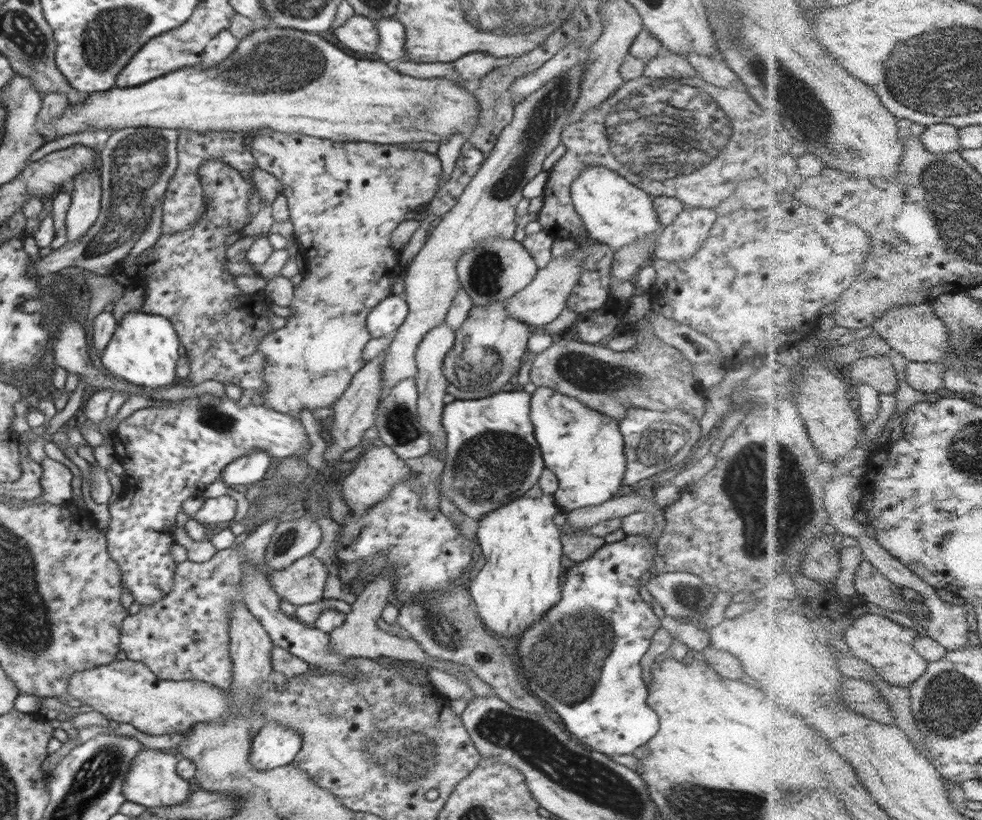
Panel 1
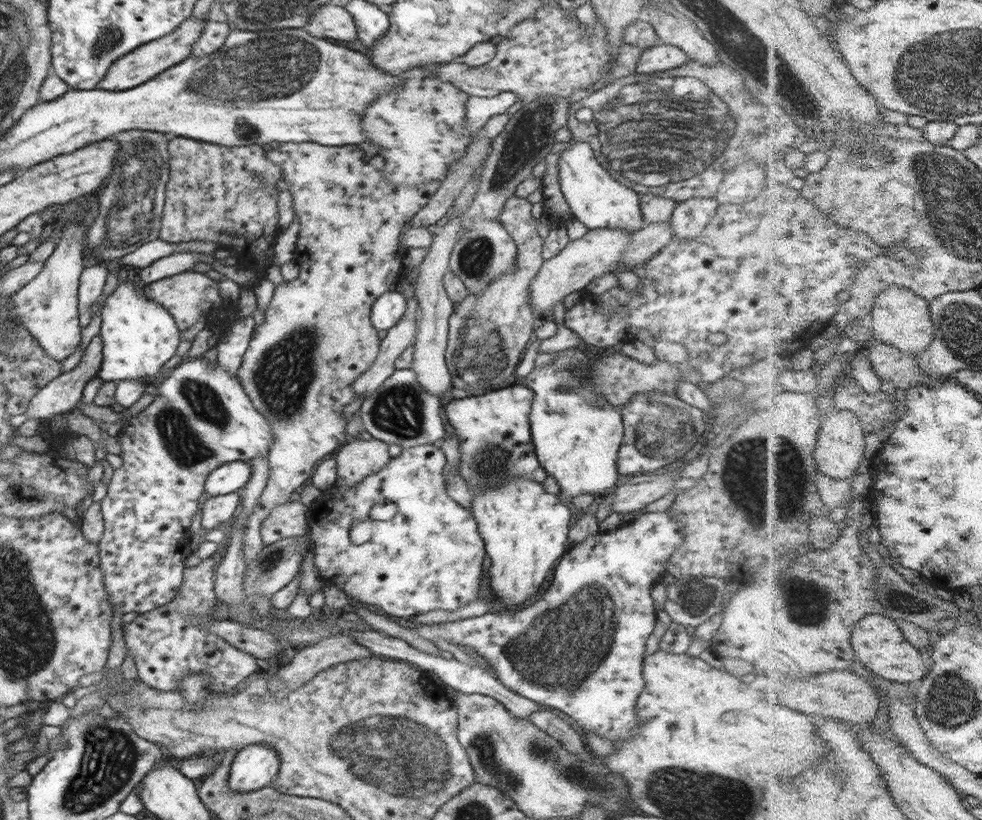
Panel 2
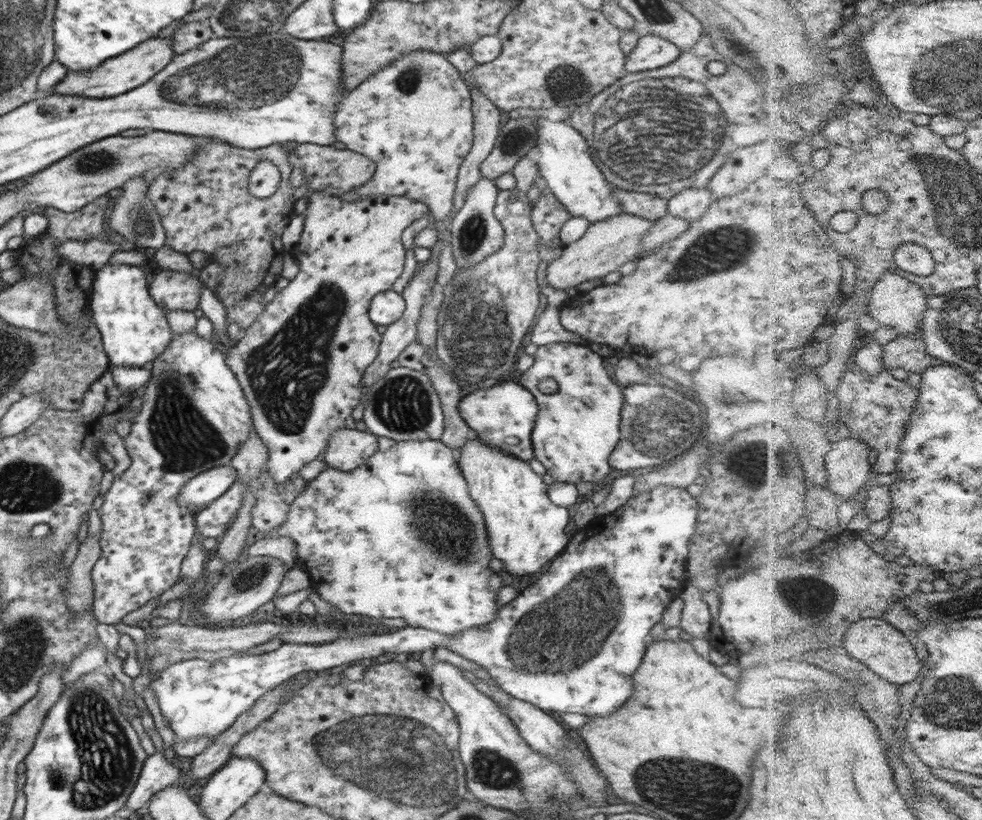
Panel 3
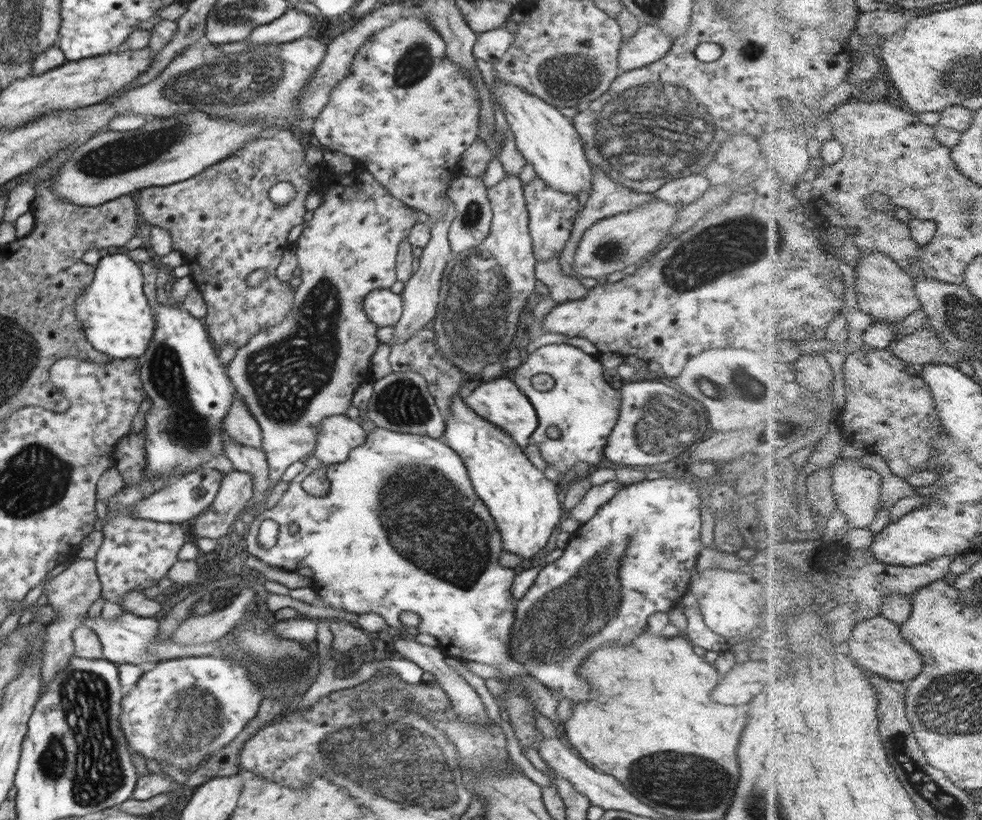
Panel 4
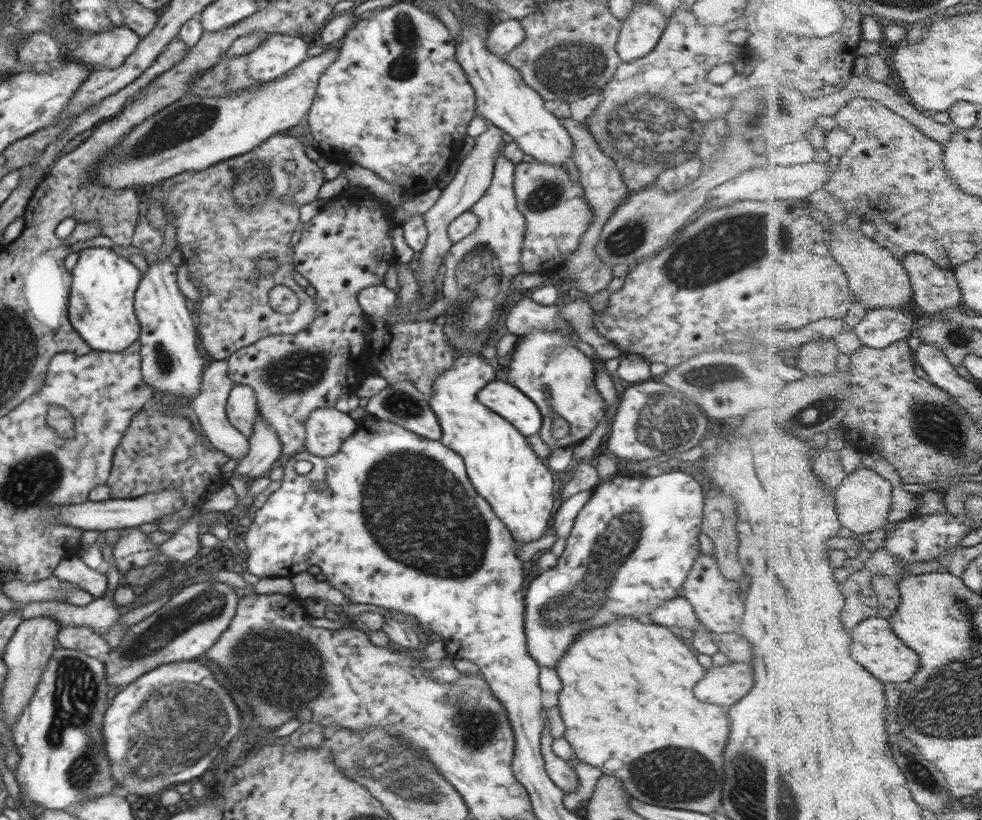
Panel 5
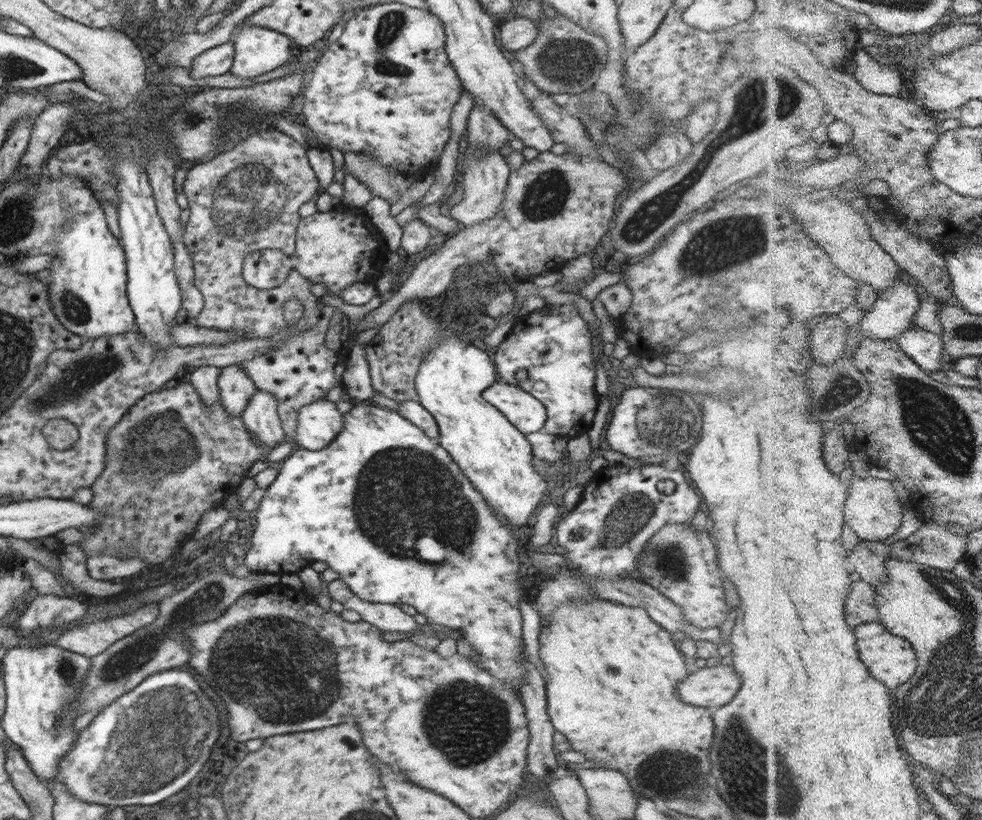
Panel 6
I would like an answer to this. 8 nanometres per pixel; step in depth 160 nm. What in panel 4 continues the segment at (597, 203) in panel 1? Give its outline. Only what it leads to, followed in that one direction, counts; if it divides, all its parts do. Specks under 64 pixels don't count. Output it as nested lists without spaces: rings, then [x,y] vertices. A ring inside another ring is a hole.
[[[496,80],[494,96],[504,111],[504,118],[514,133],[518,150],[525,156],[528,163],[532,164],[535,172],[547,185],[558,189],[564,194],[579,196],[582,190],[590,194],[591,165],[585,155],[585,144],[573,127],[572,121],[564,117],[554,105],[536,95],[526,92],[522,87],[506,84],[503,80]]]

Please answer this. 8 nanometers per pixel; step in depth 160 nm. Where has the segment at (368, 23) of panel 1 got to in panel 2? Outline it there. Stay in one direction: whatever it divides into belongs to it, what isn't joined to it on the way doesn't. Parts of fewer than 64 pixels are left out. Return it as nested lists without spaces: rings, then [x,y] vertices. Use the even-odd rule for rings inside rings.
[[[331,1],[321,4],[315,15],[305,24],[304,29],[318,38],[355,41],[357,26],[353,16],[344,7],[336,6]]]

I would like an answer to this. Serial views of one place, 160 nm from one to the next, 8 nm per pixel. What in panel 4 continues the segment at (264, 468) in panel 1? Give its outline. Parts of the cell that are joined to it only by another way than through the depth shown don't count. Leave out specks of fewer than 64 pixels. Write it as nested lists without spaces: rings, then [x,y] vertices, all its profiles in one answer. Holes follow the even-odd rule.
[[[213,465],[200,467],[192,473],[178,476],[170,484],[138,501],[129,510],[129,514],[134,518],[143,518],[143,520],[153,522],[182,524],[192,522],[195,517],[202,514],[212,504],[223,476],[224,474],[216,470]]]

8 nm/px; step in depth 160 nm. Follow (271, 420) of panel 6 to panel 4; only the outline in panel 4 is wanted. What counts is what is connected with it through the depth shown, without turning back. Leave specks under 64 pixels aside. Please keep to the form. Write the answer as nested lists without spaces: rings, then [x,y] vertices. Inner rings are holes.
[[[232,471],[224,474],[212,504],[191,522],[192,537],[218,539],[228,534],[236,515],[249,507],[253,494],[252,473]]]

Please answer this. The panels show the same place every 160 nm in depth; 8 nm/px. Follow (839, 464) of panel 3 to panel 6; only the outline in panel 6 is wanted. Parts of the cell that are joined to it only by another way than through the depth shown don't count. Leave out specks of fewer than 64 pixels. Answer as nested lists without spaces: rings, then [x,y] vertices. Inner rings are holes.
[[[862,452],[851,454],[851,463],[855,471],[850,485],[849,502],[845,506],[845,520],[862,540],[883,541],[898,534],[898,530],[902,528],[906,504],[900,500],[892,481],[870,474],[871,468],[866,456],[868,458],[868,454]]]

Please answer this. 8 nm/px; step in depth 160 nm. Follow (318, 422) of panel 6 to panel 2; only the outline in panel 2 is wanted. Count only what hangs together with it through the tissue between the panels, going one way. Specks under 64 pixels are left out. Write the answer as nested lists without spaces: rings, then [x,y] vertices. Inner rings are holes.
[[[349,438],[348,442],[336,450],[332,458],[338,466],[334,488],[339,495],[355,487],[369,474],[380,472],[392,460],[387,443],[378,439],[360,438]]]

